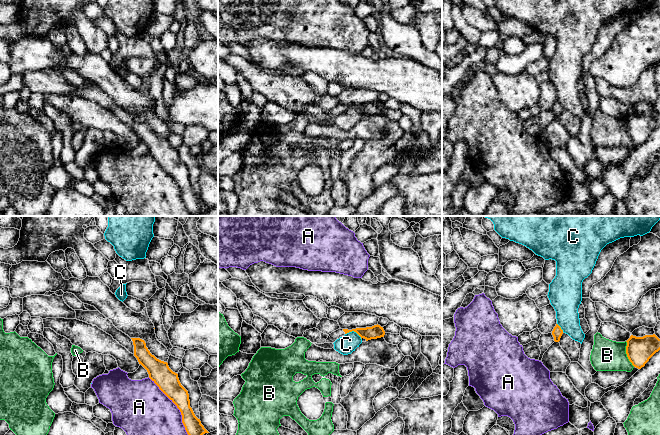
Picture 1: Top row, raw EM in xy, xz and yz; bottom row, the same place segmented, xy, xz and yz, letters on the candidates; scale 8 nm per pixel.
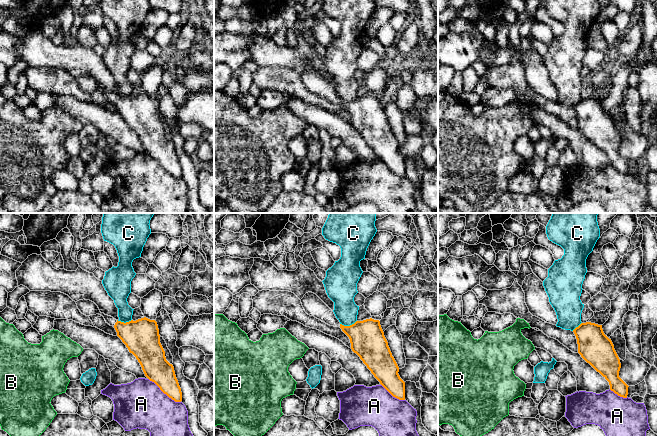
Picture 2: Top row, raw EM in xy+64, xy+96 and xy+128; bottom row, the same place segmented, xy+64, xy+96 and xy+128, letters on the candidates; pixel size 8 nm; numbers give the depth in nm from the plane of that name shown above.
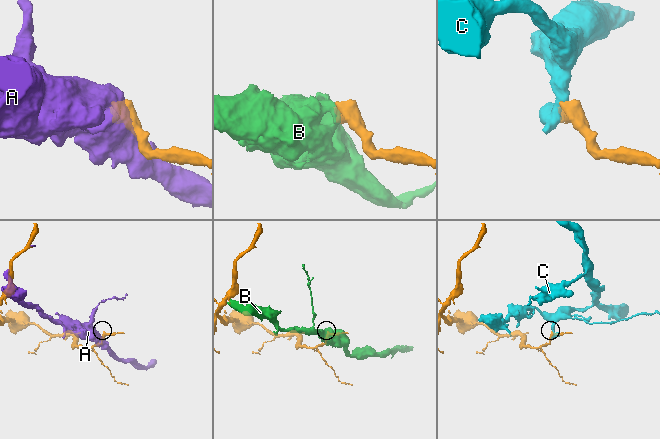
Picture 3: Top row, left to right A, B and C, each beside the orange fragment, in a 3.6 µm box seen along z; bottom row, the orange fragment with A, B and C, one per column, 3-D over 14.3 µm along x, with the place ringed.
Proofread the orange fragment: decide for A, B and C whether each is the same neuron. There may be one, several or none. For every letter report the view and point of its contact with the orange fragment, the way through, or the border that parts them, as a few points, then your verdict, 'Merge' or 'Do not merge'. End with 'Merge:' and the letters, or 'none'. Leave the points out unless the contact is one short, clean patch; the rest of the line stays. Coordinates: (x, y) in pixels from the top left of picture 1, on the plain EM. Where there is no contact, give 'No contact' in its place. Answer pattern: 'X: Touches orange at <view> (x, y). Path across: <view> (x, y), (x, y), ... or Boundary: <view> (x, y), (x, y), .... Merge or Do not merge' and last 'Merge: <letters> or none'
A: Touches orange at xy (177, 183). Do not merge
B: Touches orange at yz (626, 129). Do not merge
C: Touches orange at xz (354, 107). Boundary: xz (345, 109), (354, 107), (361, 115). Do not merge
Merge: none

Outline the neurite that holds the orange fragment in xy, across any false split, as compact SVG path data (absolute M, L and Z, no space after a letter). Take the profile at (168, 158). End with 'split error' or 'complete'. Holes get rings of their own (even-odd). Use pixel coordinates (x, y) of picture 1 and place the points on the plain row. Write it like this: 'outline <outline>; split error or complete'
outline M140 114L131 115L134 121L134 132L139 140L147 146L149 154L180 186L182 199L187 210L193 216L198 216L203 210L209 209L190 183L188 167L181 161L178 150L169 144L167 138L152 131L144 116Z; complete

